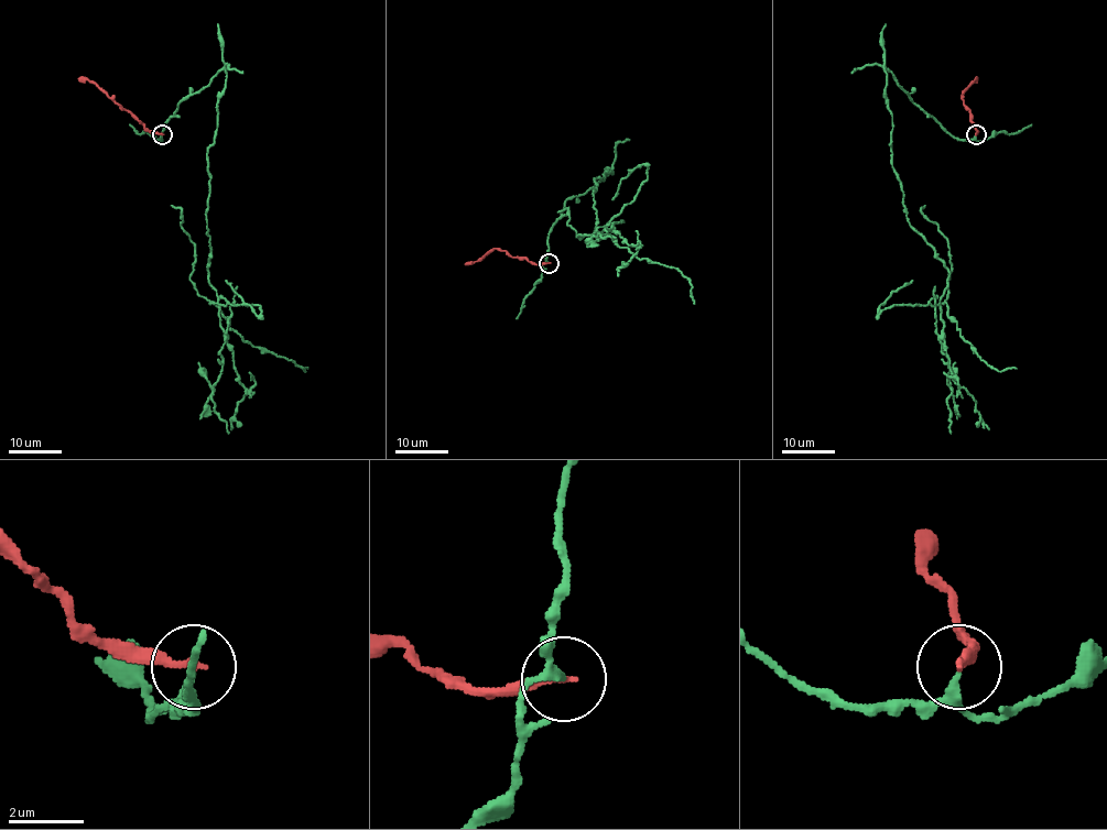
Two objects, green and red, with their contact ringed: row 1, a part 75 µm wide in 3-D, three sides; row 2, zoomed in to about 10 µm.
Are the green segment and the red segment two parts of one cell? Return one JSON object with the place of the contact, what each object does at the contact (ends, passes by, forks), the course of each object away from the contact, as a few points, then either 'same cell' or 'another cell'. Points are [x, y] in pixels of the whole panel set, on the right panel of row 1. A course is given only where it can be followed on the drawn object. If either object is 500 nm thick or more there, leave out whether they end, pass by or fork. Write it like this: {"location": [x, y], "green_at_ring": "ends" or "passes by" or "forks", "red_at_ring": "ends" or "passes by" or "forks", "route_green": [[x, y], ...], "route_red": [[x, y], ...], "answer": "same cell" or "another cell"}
{"location": [976, 134], "green_at_ring": "passes by", "red_at_ring": "ends", "route_green": [[976, 134], [952, 138], [885, 68], [907, 217], [950, 274], [939, 302], [981, 359], [1017, 369]], "route_red": [[976, 134], [970, 111], [962, 95], [977, 78]], "answer": "another cell"}

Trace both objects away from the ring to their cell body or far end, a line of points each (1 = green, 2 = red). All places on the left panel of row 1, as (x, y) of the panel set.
1: (162, 134), (177, 105), (224, 68), (207, 154), (208, 274), (217, 296), (210, 303), (251, 345), (307, 369)
2: (162, 134), (151, 133), (95, 84), (78, 78)

